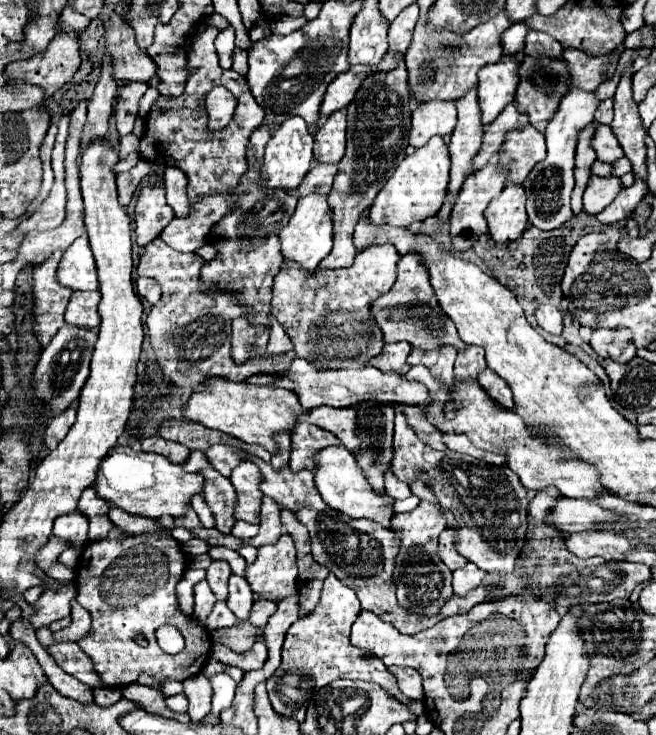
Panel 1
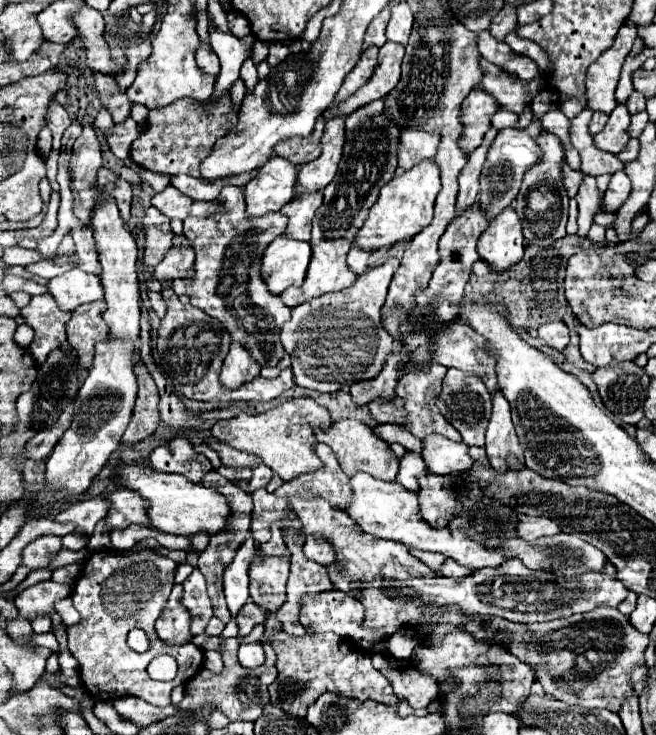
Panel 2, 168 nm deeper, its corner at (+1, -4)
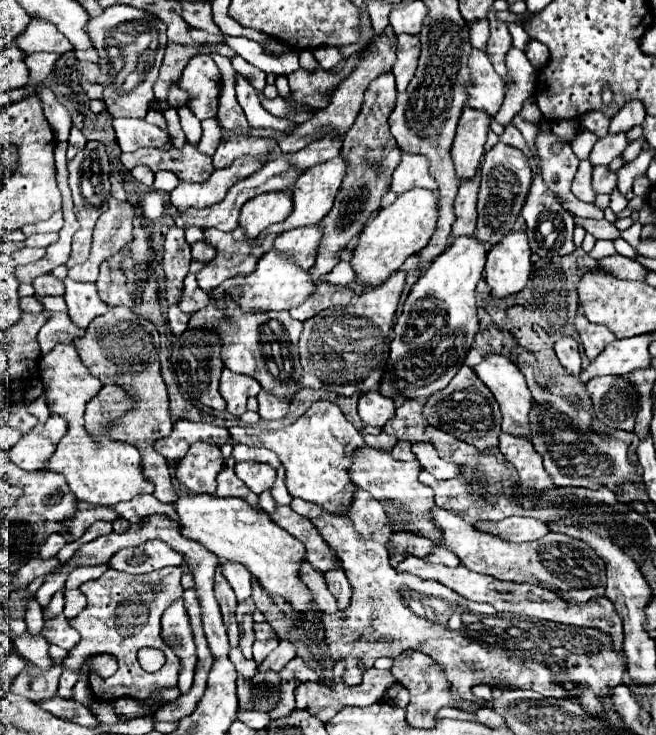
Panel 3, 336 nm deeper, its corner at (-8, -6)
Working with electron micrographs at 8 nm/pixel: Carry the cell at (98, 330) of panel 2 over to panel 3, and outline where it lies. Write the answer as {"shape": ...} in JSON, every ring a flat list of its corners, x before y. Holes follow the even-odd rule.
{"shape":[[111,307,105,315,101,317,95,317,85,335,83,337,77,337,73,341,83,365,97,377,101,379,101,383,117,383,125,389,129,389,129,393,137,399,137,407,127,411,123,419,119,419,111,431,109,431,109,437,115,439,115,441,123,441,123,443,129,443,137,449,153,449,153,443,157,439,163,439,171,433,173,429,173,423,171,423,171,417,169,417,169,399,167,399,167,387,161,379,161,373,159,373,159,333,155,329,155,325,151,325,149,321,145,321,143,317,139,317,137,313,133,313,131,309,127,307]]}

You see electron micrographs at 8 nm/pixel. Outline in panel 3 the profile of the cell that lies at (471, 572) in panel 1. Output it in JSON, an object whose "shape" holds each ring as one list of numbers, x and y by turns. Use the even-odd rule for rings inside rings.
{"shape":[[435,547,433,553,425,557,425,561,429,561,429,563,441,563,441,565,447,565,447,567,461,565,461,561,457,559,457,555,451,553,449,549,443,549,443,547]]}

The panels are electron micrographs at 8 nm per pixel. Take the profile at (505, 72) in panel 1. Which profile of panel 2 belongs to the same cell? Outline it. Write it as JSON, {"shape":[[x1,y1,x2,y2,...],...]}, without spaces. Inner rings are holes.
{"shape":[[474,89,462,103,462,135,460,149,470,155,480,143,484,133,490,129,490,117,498,111,492,95,486,95,482,89]]}

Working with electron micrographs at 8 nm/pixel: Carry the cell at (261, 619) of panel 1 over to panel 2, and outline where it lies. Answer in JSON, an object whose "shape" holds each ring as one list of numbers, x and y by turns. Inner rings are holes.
{"shape":[[248,601,248,603,240,609,240,613,234,617,234,621,236,621,236,625,238,625,238,637,240,637,240,639,246,637,246,635,252,631,252,627,254,627,256,623,262,623,264,619,266,619,264,611,262,611,256,603]]}

